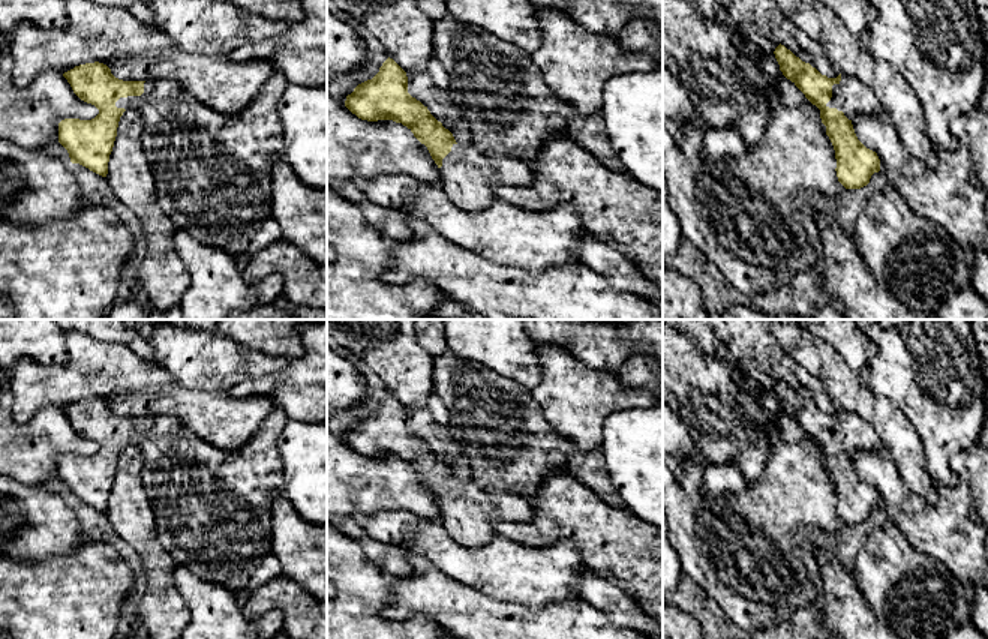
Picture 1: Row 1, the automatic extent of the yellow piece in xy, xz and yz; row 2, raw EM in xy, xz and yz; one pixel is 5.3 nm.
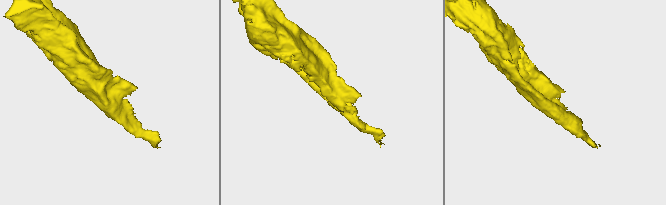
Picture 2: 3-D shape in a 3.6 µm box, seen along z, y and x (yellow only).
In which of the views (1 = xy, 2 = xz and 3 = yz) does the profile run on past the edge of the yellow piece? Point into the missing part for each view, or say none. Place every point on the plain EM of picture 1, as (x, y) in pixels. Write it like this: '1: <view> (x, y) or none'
1: xy (155, 426)
2: xz (468, 512)
3: yz (850, 432)

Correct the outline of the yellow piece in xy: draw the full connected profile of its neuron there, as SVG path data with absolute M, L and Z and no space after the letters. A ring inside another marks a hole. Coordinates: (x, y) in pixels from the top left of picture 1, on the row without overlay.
M99 398L75 402L63 410L73 429L84 438L94 441L99 450L91 456L64 454L58 459L58 478L67 486L70 498L106 513L109 490L117 472L120 453L129 444L139 447L144 438L168 438L183 428L180 420L171 416L123 417L111 410L111 405Z

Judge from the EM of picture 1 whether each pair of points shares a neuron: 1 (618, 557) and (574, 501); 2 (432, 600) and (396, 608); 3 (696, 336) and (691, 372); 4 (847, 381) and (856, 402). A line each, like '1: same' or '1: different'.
1: same
2: same
3: different
4: same

